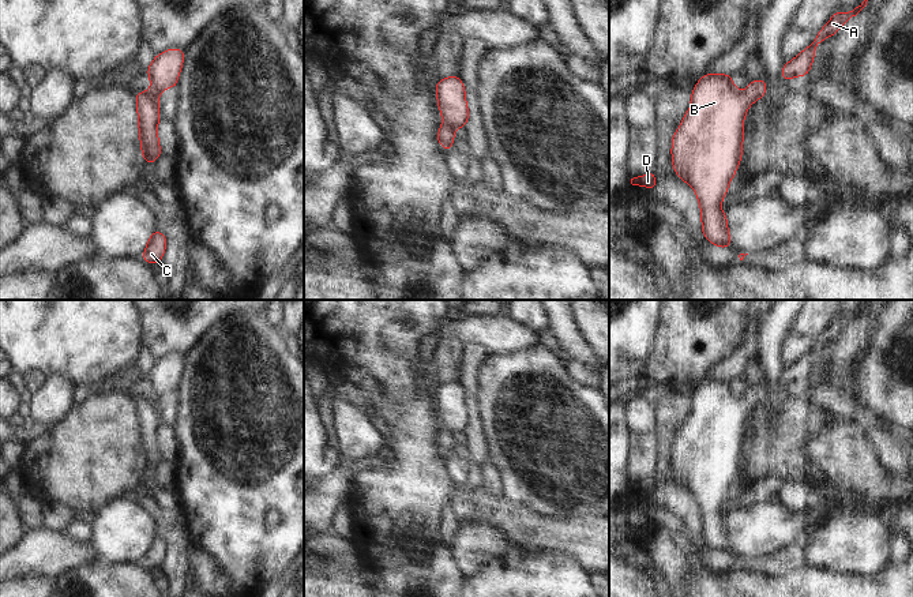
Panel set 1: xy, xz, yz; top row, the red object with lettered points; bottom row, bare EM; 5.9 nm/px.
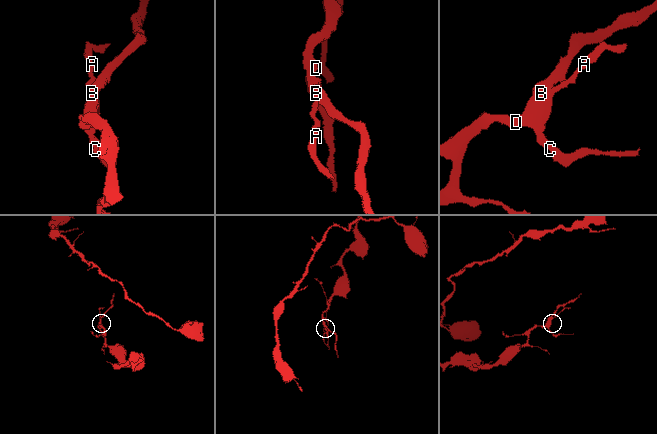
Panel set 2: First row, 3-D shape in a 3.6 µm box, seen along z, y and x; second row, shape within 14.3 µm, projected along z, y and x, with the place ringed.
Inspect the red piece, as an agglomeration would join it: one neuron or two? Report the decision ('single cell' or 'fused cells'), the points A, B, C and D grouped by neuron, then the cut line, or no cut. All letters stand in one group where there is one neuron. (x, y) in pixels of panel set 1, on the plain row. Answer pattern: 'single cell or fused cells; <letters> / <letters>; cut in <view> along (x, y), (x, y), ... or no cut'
single cell; A B C D; no cut

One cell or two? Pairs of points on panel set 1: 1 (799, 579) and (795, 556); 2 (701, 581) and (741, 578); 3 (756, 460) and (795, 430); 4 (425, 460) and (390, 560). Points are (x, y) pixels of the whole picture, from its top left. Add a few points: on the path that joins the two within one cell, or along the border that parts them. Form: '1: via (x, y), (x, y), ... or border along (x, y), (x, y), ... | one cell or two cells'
1: border along (806, 566), (776, 577) | two cells
2: via (710, 582), (732, 582) | one cell
3: via (766, 451), (785, 432) | one cell
4: via (416, 484), (397, 511), (397, 536) | one cell

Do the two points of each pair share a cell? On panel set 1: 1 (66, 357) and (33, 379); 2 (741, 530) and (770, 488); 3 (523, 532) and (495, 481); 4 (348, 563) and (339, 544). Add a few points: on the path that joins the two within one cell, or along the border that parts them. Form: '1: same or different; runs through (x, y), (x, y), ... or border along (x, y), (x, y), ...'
1: different; border along (47, 376), (37, 371), (25, 371), (18, 378)
2: different; border along (769, 499), (729, 514)
3: different; border along (481, 487), (493, 496), (502, 496)
4: same; runs through (346, 559), (341, 548)

